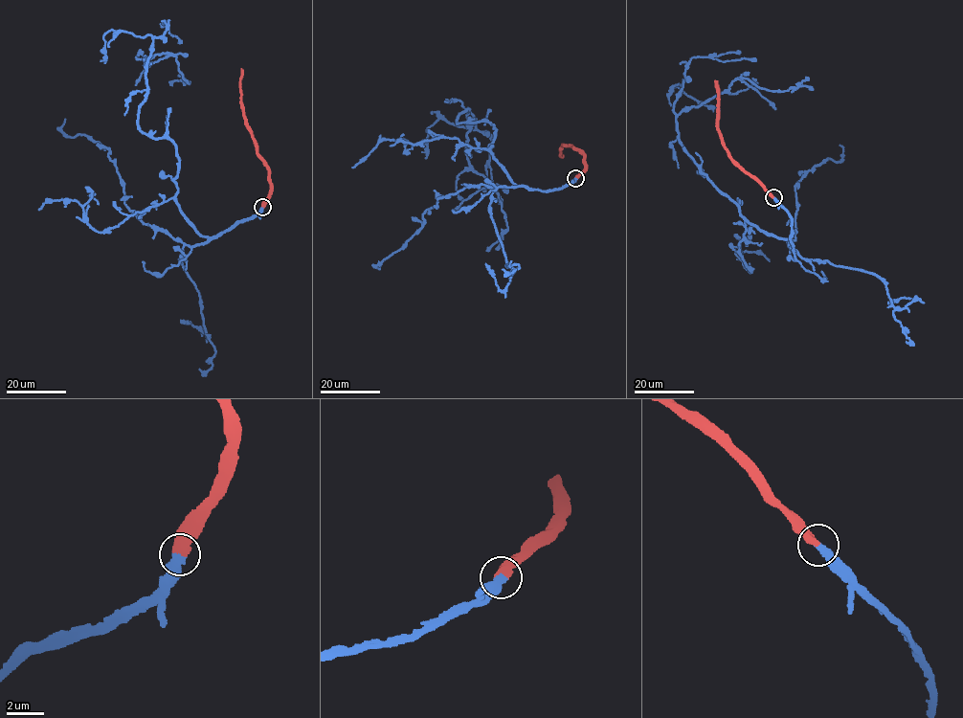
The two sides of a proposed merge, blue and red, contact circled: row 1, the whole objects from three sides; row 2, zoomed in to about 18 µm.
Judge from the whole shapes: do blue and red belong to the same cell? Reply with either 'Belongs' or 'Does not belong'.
Belongs

